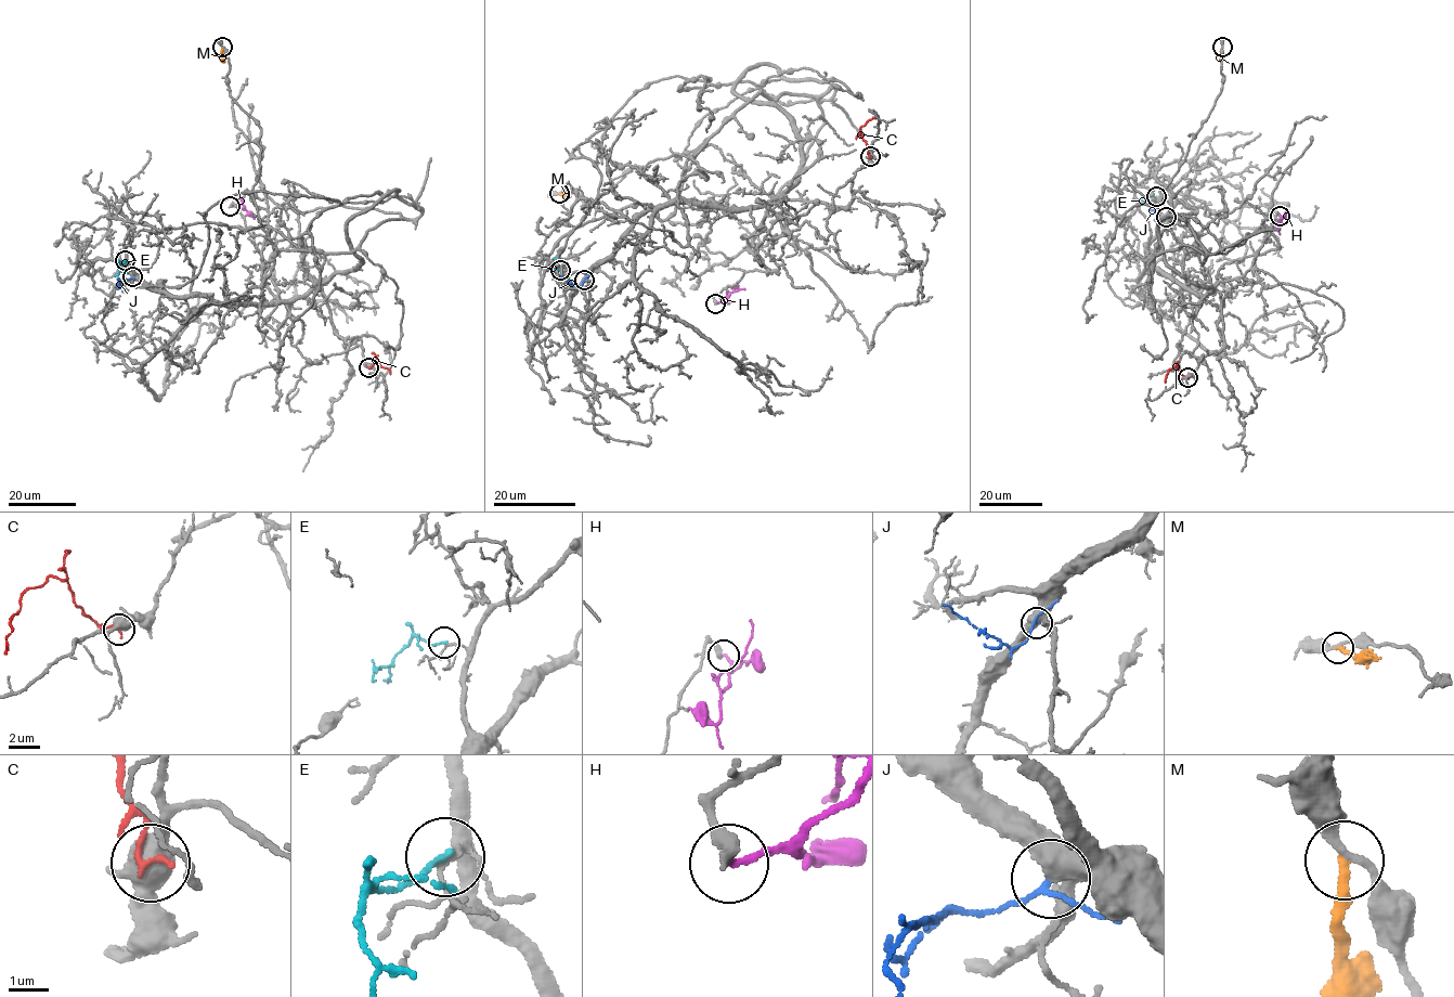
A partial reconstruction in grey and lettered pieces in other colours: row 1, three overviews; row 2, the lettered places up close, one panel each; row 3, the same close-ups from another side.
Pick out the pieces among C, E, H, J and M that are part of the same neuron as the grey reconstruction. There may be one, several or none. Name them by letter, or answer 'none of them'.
none of them

